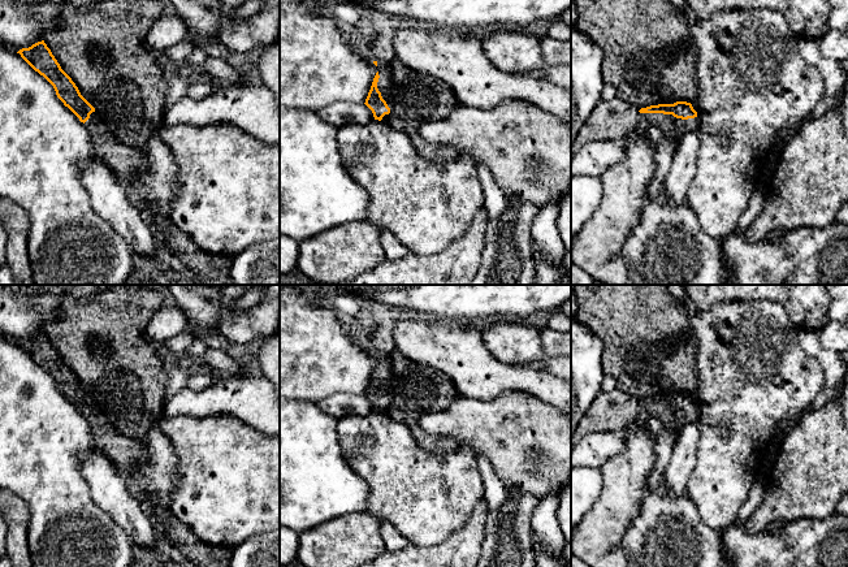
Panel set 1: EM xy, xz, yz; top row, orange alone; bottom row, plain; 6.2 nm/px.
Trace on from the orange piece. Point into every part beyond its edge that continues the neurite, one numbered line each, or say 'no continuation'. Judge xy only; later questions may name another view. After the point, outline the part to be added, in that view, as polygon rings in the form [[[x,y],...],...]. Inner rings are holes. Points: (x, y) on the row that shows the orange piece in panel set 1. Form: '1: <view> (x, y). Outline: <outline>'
1: xy (128, 164). Outline: [[[96,112],[83,125],[90,133],[95,155],[113,170],[121,183],[135,183],[147,168],[143,153],[118,142]]]

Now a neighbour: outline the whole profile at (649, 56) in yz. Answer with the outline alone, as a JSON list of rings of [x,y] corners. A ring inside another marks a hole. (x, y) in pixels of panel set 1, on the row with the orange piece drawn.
[[[575,0],[575,5],[576,27],[602,49],[603,81],[616,88],[618,99],[629,103],[639,111],[650,105],[687,101],[697,112],[698,48],[685,22],[684,12],[672,5],[670,0]]]

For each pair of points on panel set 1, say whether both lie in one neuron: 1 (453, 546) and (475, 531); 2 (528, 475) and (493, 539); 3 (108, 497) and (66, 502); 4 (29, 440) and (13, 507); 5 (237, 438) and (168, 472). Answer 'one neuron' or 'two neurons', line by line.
1: one neuron
2: two neurons
3: two neurons
4: two neurons
5: two neurons

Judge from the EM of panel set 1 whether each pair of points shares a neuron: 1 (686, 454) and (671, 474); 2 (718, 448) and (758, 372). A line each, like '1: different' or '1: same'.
1: same
2: same

